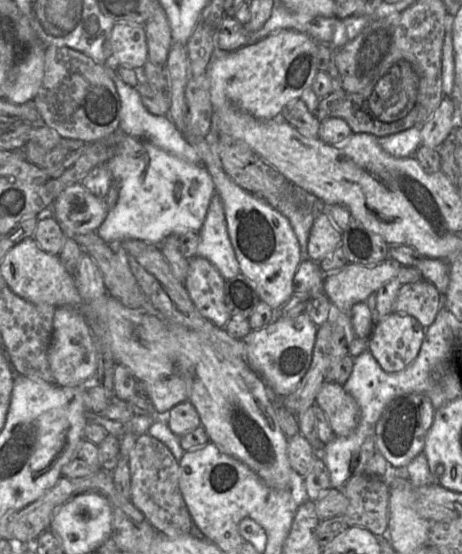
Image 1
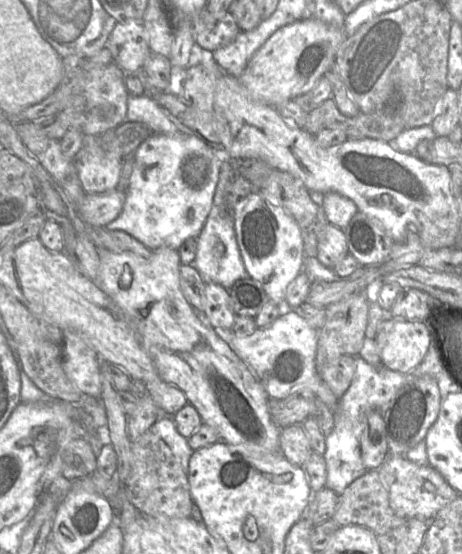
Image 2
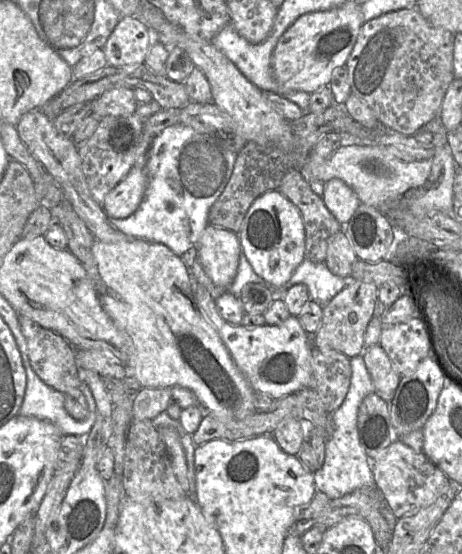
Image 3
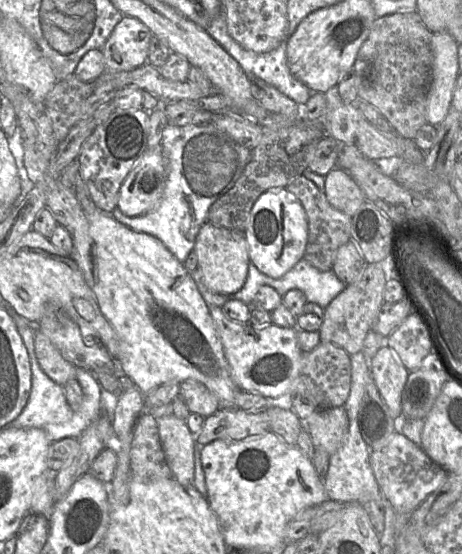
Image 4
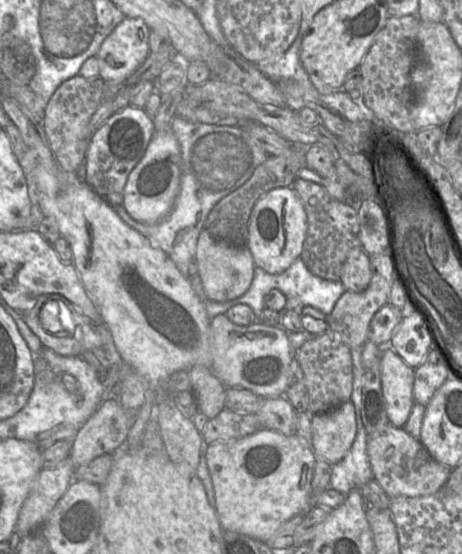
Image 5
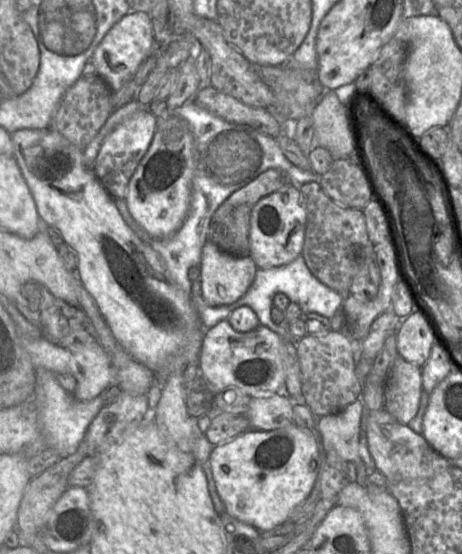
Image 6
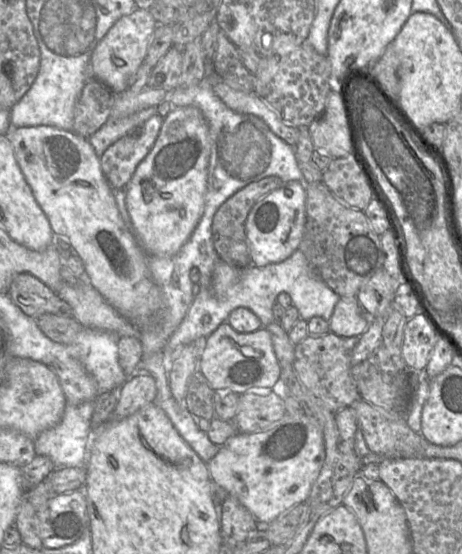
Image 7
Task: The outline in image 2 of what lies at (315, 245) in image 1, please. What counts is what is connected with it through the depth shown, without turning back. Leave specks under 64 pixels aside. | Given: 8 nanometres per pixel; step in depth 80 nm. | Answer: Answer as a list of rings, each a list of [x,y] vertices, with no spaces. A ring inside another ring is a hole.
[[[327,223],[320,235],[316,258],[327,268],[332,269],[348,254],[343,230]]]

